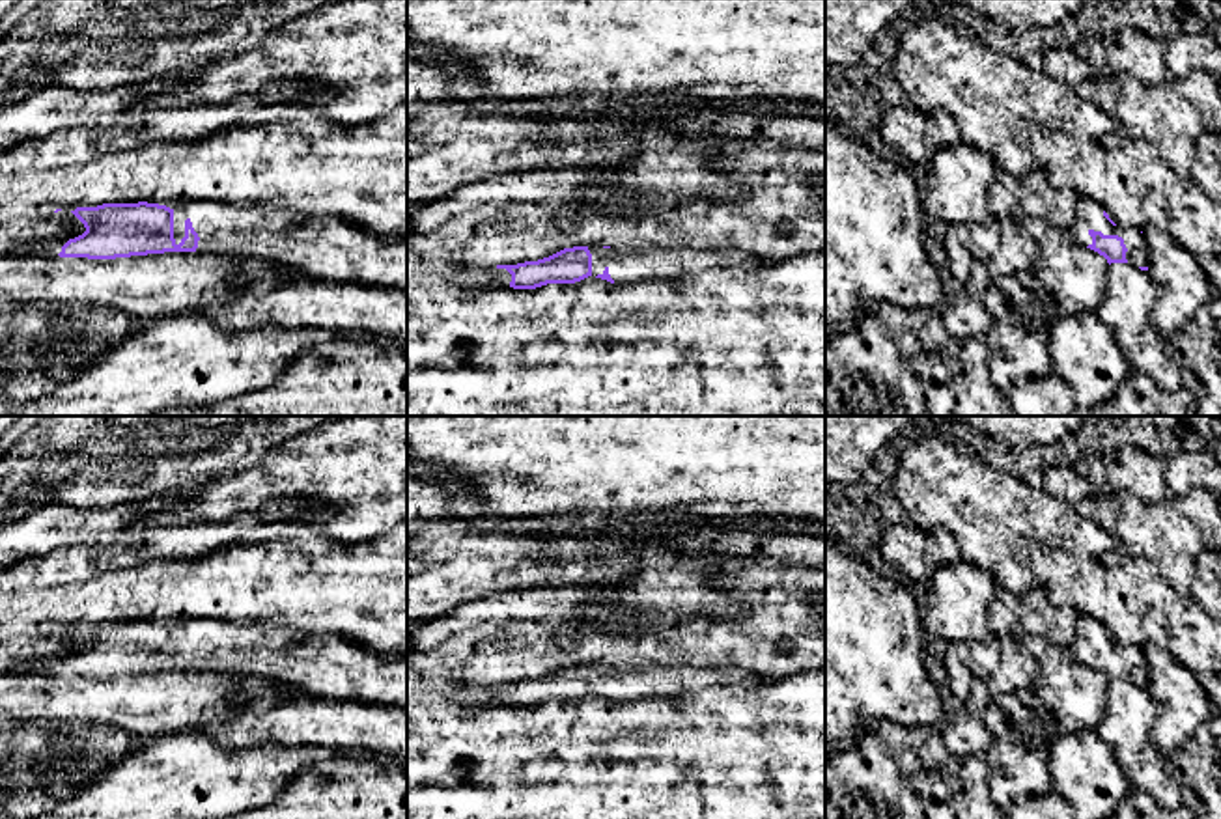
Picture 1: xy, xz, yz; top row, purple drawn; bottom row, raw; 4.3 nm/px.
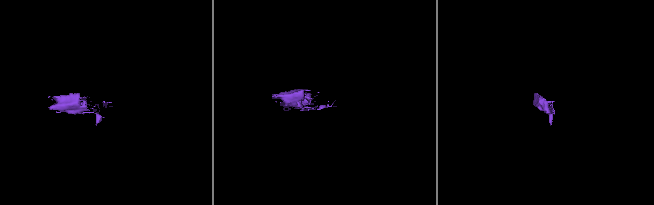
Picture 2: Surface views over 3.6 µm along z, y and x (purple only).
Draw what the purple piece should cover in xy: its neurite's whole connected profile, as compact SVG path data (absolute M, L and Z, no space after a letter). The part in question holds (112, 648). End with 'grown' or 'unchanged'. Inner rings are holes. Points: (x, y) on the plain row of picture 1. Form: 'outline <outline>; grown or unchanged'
outline M187 619L175 627L159 621L103 621L54 629L73 636L80 649L69 659L41 666L60 675L116 677L164 670L209 670L261 677L276 687L293 687L319 698L407 707L407 660L385 659L342 638L293 640L271 625L239 625L218 619Z; grown

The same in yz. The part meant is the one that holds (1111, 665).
outline M1081 616L1075 638L1070 645L1072 655L1107 677L1107 681L1131 681L1141 688L1148 688L1148 670L1143 649L1135 645L1116 644L1103 625Z; grown

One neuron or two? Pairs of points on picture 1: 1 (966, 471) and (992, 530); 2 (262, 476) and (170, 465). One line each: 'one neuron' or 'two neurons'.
1: one neuron
2: two neurons

